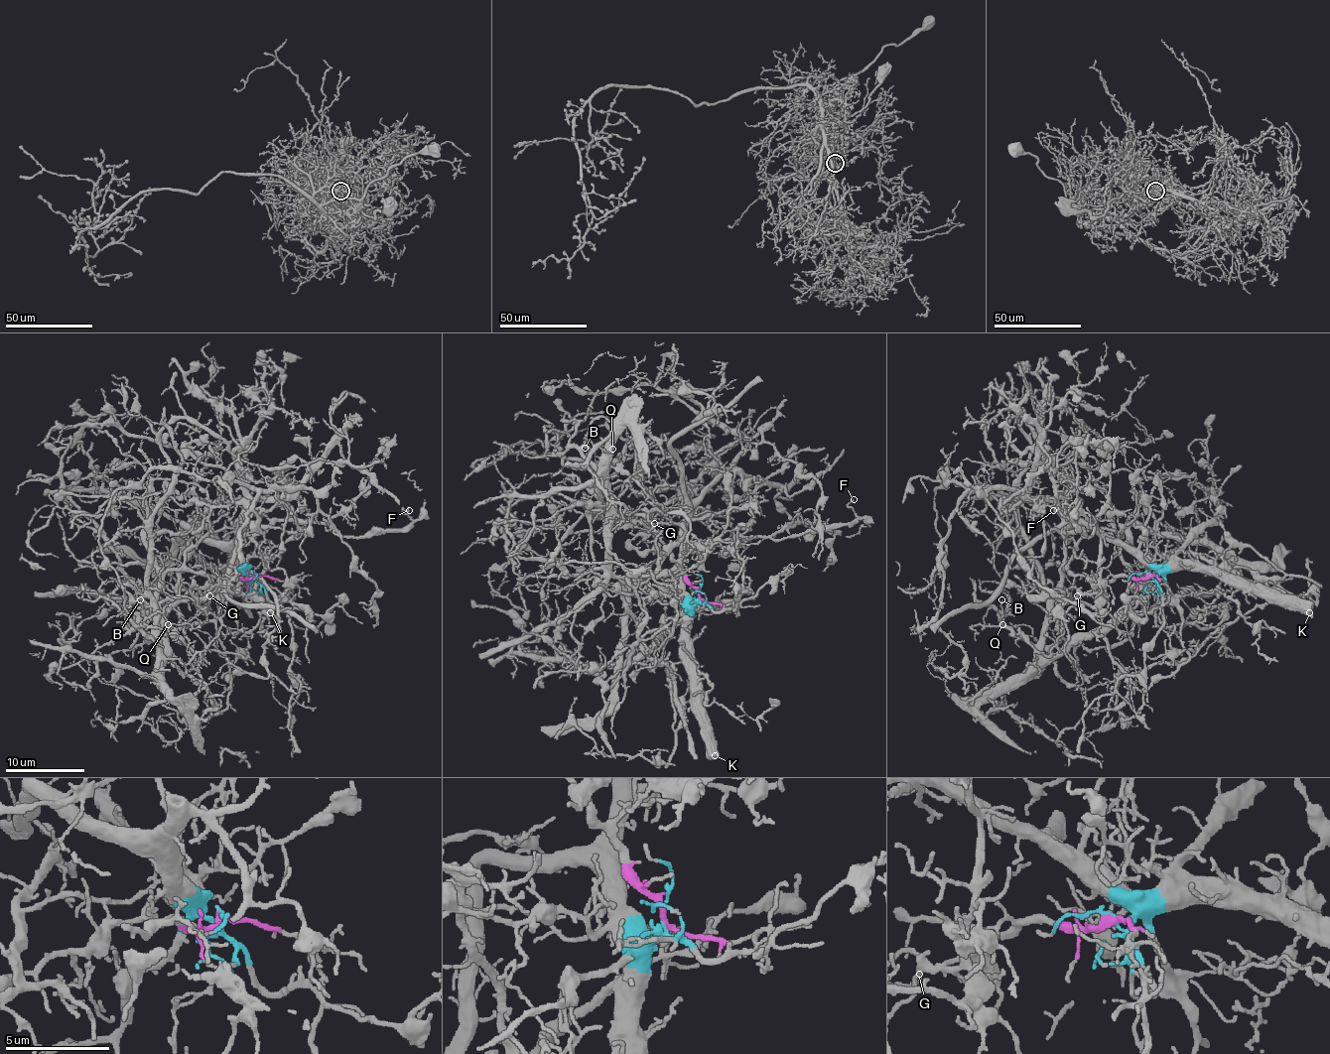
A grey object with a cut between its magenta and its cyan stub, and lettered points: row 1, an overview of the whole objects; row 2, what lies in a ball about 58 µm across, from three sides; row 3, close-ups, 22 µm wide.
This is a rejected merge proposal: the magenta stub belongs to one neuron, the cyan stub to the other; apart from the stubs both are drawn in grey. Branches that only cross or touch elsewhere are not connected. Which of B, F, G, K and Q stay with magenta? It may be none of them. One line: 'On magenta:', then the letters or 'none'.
On magenta: B, Q

